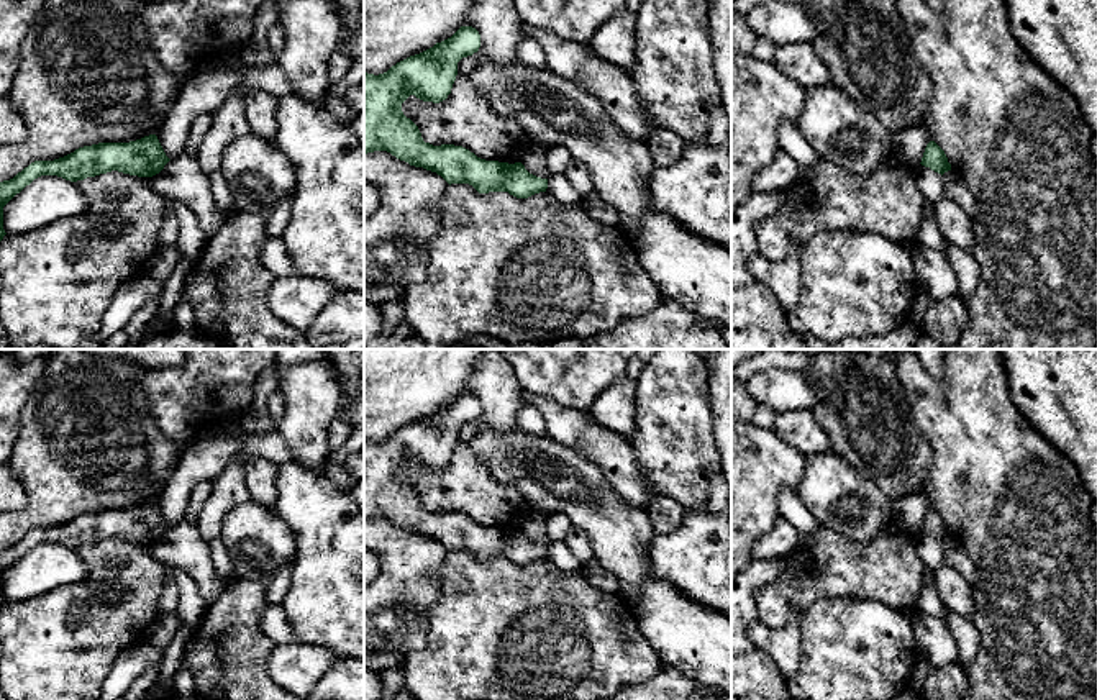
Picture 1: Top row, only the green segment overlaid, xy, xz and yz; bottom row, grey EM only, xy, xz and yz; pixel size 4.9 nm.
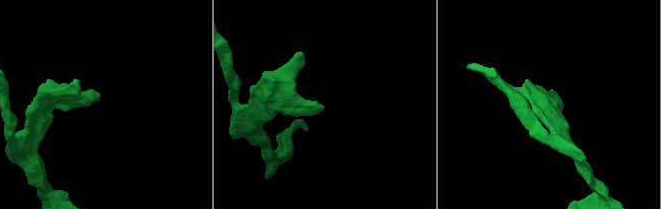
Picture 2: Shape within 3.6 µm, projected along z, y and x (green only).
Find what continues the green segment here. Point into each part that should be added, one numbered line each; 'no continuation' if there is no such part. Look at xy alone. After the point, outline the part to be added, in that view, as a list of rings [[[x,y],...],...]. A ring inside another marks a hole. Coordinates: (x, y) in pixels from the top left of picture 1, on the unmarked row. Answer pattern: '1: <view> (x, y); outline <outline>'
no continuation

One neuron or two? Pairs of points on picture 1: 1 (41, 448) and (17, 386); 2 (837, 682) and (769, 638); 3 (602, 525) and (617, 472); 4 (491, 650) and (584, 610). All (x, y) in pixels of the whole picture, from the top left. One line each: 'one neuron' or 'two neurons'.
1: two neurons
2: two neurons
3: two neurons
4: one neuron

